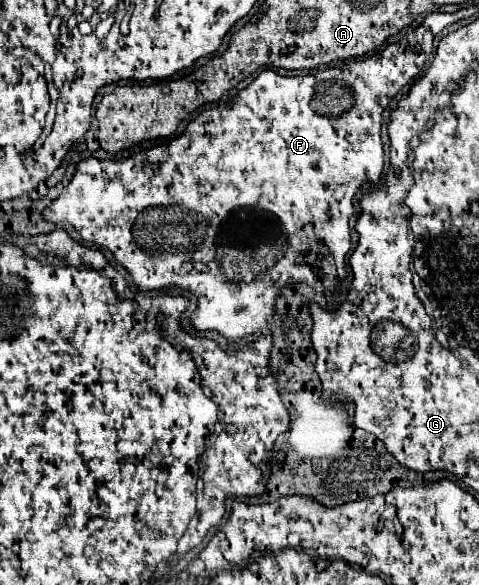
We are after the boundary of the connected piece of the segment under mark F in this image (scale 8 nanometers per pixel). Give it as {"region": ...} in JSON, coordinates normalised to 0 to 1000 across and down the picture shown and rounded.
{"region":[[[896,27],[883,44],[856,53],[850,62],[841,62],[841,68],[808,79],[787,96],[775,96],[766,103],[741,103],[741,106],[729,106],[729,109],[716,109],[716,113],[678,116],[678,120],[666,120],[666,123],[653,123],[653,126],[582,130],[570,120],[549,120],[511,154],[503,154],[495,164],[486,164],[474,178],[449,181],[449,185],[436,185],[436,188],[420,191],[403,209],[395,209],[386,226],[378,232],[361,236],[353,246],[340,243],[340,246],[319,250],[311,256],[273,263],[269,270],[257,270],[257,274],[198,274],[198,270],[186,270],[186,274],[165,277],[152,308],[123,332],[123,338],[111,342],[102,356],[94,356],[90,373],[98,379],[111,379],[111,383],[144,379],[169,400],[169,407],[177,414],[203,417],[203,421],[215,421],[215,424],[232,427],[236,438],[244,441],[244,448],[257,451],[265,458],[265,465],[278,472],[278,482],[286,485],[290,496],[336,496],[336,492],[349,492],[349,489],[374,489],[374,492],[395,496],[399,503],[407,503],[411,513],[415,513],[415,526],[399,540],[407,564],[453,564],[474,581],[495,581],[495,578],[507,578],[511,571],[528,571],[528,568],[537,568],[537,557],[553,557],[553,550],[570,540],[570,520],[574,520],[574,509],[578,509],[578,503],[591,489],[603,489],[610,484],[637,484],[662,499],[674,496],[674,489],[666,482],[666,468],[645,451],[645,441],[633,438],[633,434],[608,431],[608,414],[603,410],[616,403],[616,397],[633,383],[653,386],[653,400],[658,400],[662,410],[670,410],[683,421],[683,434],[695,441],[708,475],[720,475],[720,468],[724,468],[720,438],[724,438],[733,422],[729,373],[737,369],[737,335],[745,332],[745,325],[758,311],[789,313],[800,291],[802,258],[800,246],[795,246],[800,185],[820,171],[820,161],[833,161],[833,154],[846,144],[854,144],[858,133],[866,133],[879,123],[879,116],[902,97],[908,55],[921,55],[929,41],[933,41],[933,31],[912,34],[908,27]]]}

